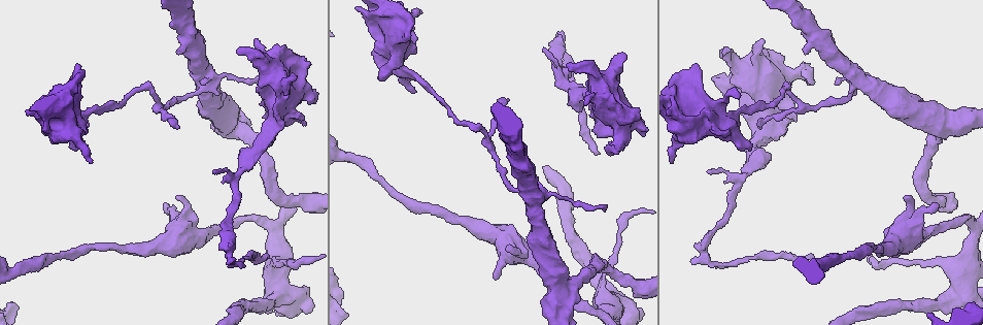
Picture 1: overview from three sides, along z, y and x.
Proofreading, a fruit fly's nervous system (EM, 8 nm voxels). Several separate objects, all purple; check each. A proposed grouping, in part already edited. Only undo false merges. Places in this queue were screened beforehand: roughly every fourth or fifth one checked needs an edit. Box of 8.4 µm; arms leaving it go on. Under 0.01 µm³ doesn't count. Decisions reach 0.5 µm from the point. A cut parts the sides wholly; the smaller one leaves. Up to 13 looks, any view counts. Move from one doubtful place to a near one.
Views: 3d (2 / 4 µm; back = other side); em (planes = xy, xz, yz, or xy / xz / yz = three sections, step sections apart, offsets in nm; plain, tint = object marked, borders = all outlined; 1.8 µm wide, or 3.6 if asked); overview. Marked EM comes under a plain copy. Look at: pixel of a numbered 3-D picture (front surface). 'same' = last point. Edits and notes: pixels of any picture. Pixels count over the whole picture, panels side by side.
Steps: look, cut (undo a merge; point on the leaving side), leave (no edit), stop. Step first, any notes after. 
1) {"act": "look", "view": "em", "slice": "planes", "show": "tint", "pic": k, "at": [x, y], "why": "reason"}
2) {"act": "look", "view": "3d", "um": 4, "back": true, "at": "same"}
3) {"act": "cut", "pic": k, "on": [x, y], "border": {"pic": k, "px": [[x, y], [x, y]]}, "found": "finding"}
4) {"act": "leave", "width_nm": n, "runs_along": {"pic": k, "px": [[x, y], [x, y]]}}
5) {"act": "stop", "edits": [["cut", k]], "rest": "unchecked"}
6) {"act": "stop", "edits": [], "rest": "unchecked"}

{"act": "look", "view": "em", "slice": "planes", "show": "tint", "pic": 1, "at": [231, 180], "why": "sudden change in width"}

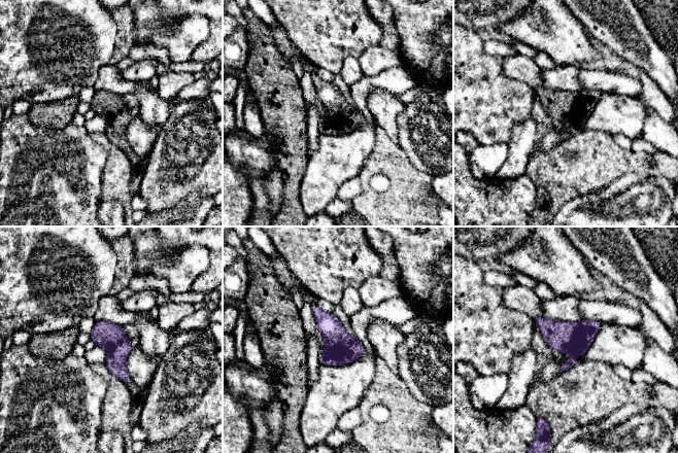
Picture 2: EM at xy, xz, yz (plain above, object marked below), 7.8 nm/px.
{"act": "leave", "found": "all the same neuron"}

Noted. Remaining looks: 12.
{"act": "look", "view": "em", "um": 3.6, "slice": "xy", "step": 16, "show": "tint", "pic": 1, "at": [559, 44]}

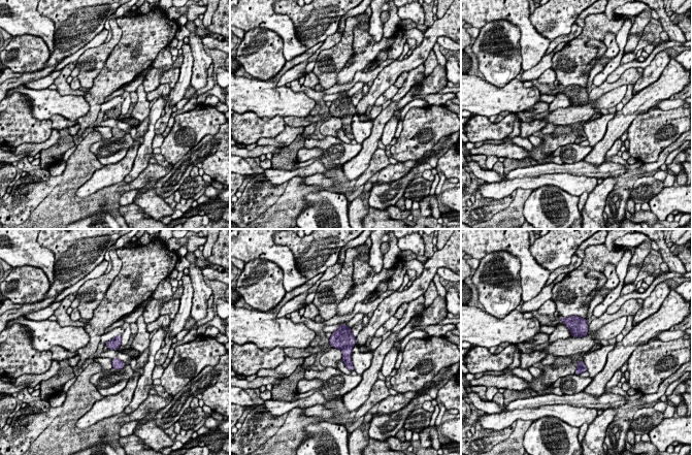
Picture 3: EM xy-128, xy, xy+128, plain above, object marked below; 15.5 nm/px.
{"act": "look", "view": "em", "um": 3.6, "slice": "planes", "show": "tint", "at": "same", "why": "cut it another way"}

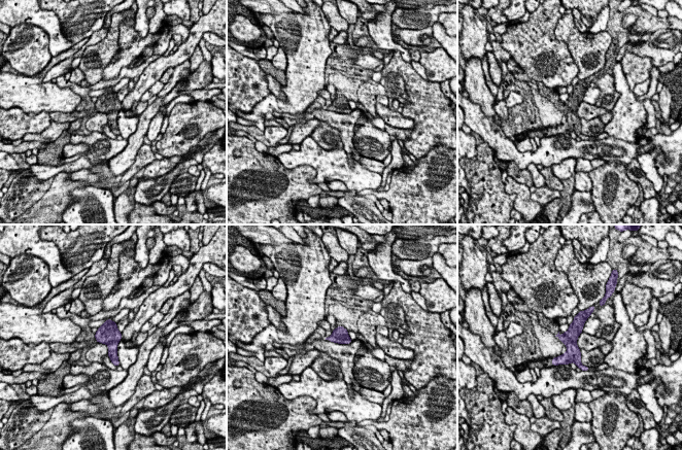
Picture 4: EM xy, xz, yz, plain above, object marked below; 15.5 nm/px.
{"act": "leave", "runs_along": {"pic": 4, "px": [[586, 314], [571, 351], [554, 362]]}, "found": "one neuron here"}

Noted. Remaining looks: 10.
{"act": "look", "view": "em", "slice": "yz", "step": 4, "show": "tint", "pic": 1, "at": [532, 196], "why": "sharp bend"}

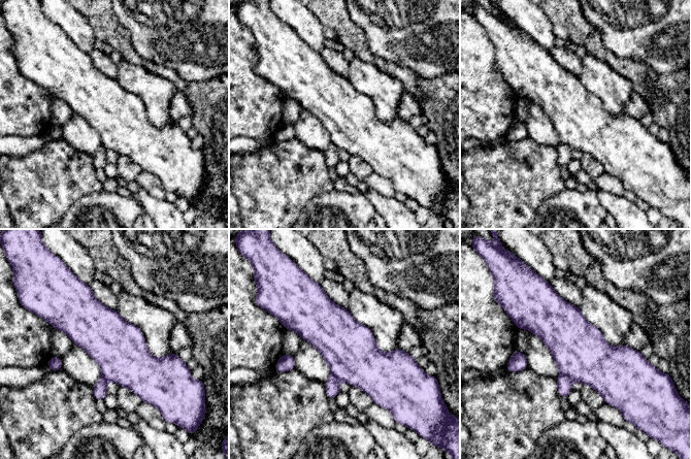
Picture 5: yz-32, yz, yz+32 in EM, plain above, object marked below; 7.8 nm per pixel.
{"act": "look", "view": "em", "slice": "planes", "show": "tint", "at": "same"}

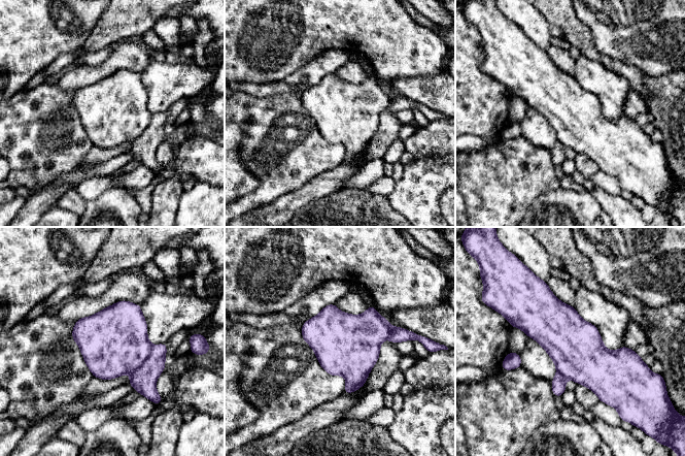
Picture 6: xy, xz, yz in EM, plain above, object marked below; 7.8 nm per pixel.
{"act": "cut", "pic": 6, "on": [117, 345], "width_nm": 420, "border": {"pic": 6, "px": [[153, 346], [143, 363], [133, 372]]}, "found": "two neurons meet here"}

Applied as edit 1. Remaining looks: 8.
{"act": "look", "view": "overview", "why": "redraw"}

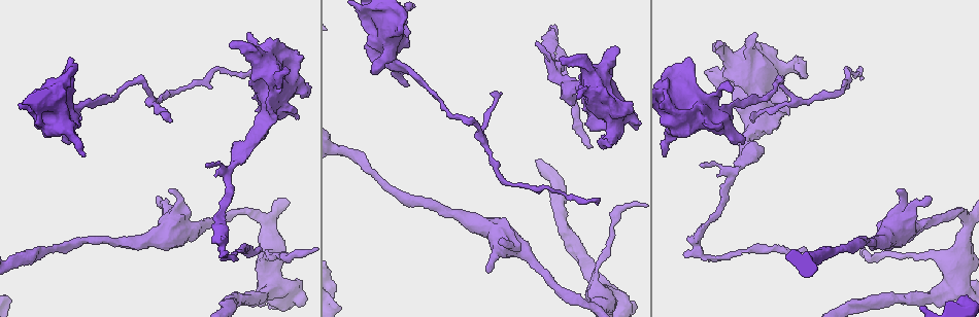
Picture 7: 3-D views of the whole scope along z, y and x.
{"act": "look", "view": "3d", "um": 4, "back": true, "pic": 7, "at": [588, 93], "why": "sudden change in width"}

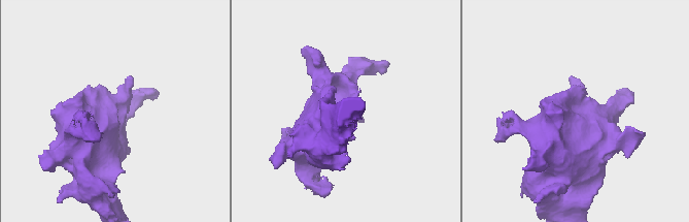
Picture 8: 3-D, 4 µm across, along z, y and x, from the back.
{"act": "look", "view": "em", "um": 3.6, "slice": "planes", "show": "borders", "pic": 8, "at": [579, 104]}

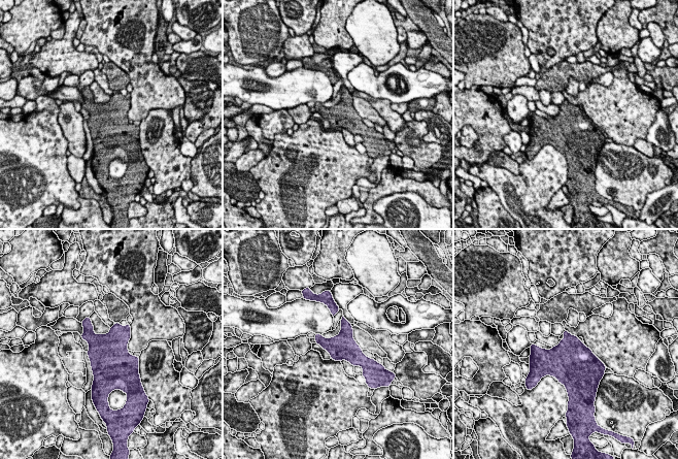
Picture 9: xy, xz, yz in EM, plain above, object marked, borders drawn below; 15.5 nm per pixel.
{"act": "leave", "width_nm": 420, "found": "one neuron here"}

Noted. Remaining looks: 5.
{"act": "look", "view": "3d", "um": 4, "pic": 7, "at": [707, 110], "why": "thick turns thin"}

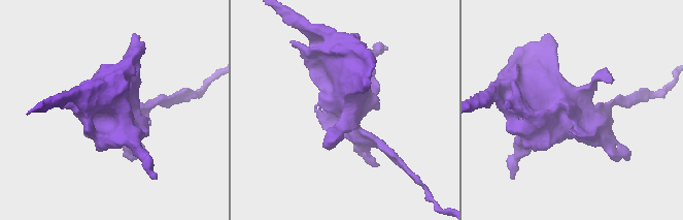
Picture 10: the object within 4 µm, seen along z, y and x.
{"act": "look", "view": "em", "um": 3.6, "slice": "xy", "step": 8, "show": "tint", "pic": 10, "at": [352, 112]}

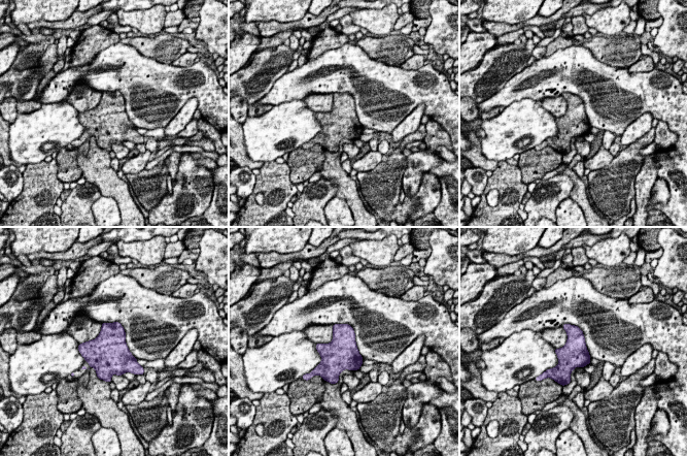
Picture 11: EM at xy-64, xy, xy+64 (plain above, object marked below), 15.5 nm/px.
{"act": "look", "view": "em", "um": 3.6, "slice": "planes", "show": "tint", "at": "same"}

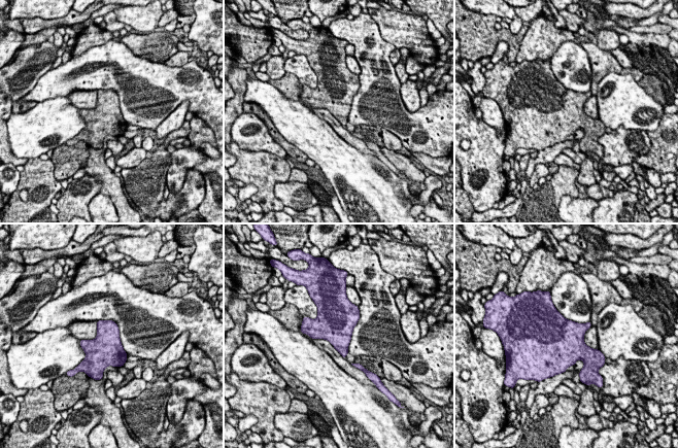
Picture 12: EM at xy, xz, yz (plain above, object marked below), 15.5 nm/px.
{"act": "leave", "found": "one neuron here"}

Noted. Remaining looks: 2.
{"act": "stop", "edits": [["cut", 6]], "rest": "unchecked"}

